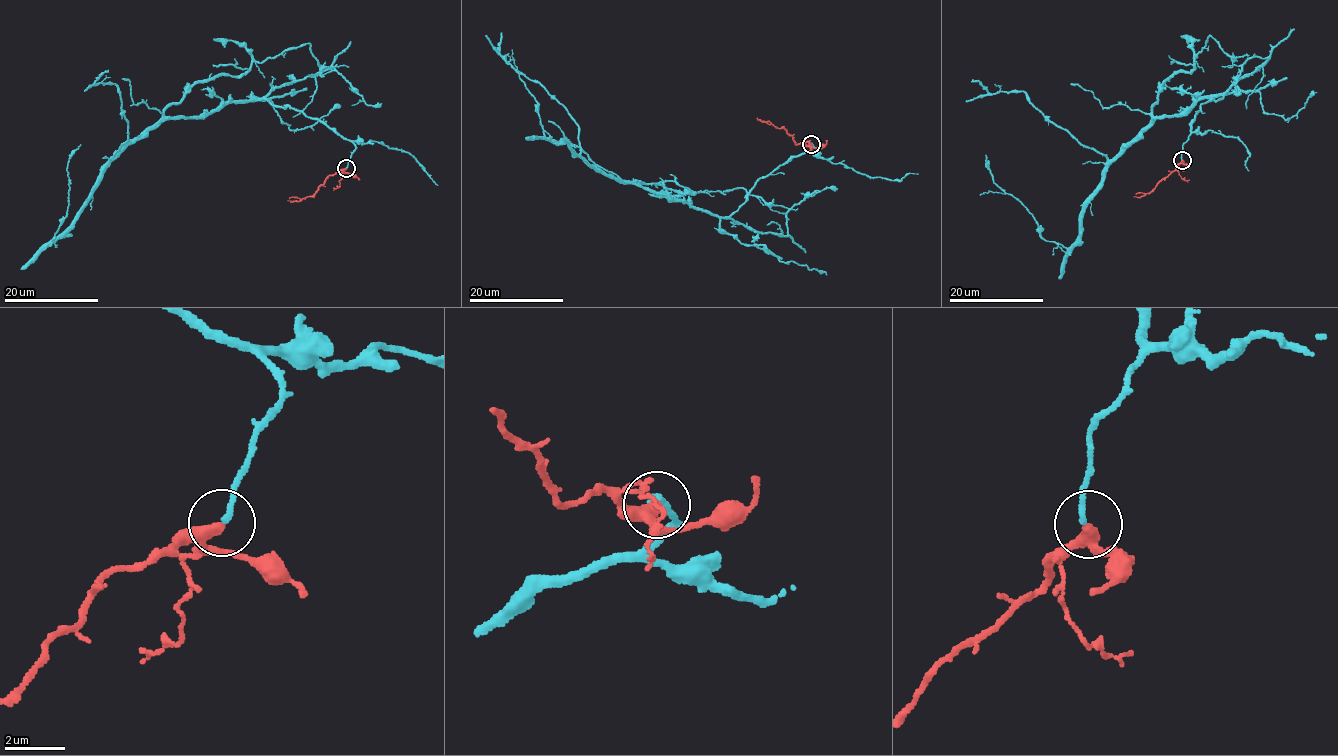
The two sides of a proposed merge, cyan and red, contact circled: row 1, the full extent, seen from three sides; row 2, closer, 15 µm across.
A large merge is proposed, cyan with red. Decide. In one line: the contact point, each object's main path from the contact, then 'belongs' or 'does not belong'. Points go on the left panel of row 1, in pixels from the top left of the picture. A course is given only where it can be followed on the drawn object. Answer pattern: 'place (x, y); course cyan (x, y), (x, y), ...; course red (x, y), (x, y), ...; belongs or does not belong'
place (346, 168); course cyan (346, 168), (355, 144), (299, 110), (228, 102), (197, 117), (160, 118), (128, 140), (53, 239), (80, 145); course red (346, 168), (328, 177), (311, 196), (299, 201), (288, 201); does not belong

